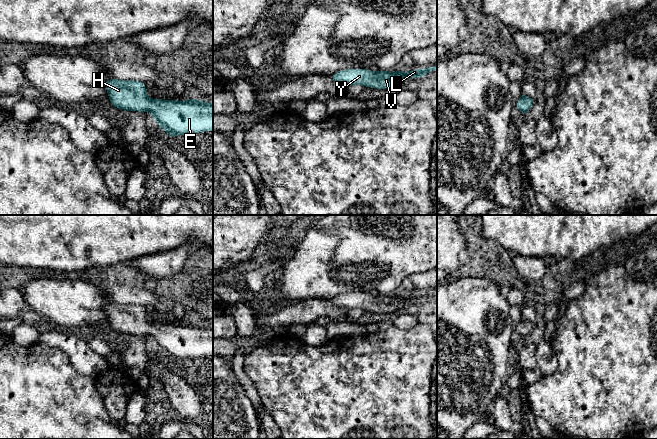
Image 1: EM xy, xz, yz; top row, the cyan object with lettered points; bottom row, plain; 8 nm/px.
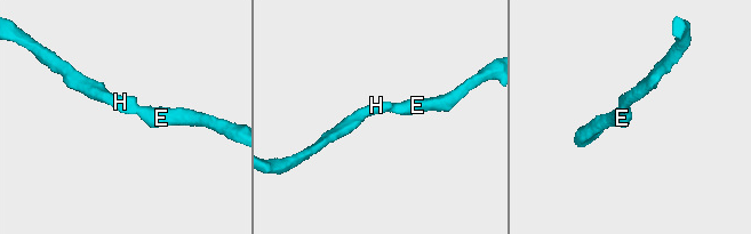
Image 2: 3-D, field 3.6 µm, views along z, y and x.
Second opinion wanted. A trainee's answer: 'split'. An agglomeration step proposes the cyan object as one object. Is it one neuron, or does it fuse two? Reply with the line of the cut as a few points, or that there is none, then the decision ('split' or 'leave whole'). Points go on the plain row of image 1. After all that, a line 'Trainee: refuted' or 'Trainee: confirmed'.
no cut; leave whole
Trainee: refuted

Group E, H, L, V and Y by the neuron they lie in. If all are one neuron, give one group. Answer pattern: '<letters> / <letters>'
E H L V Y

